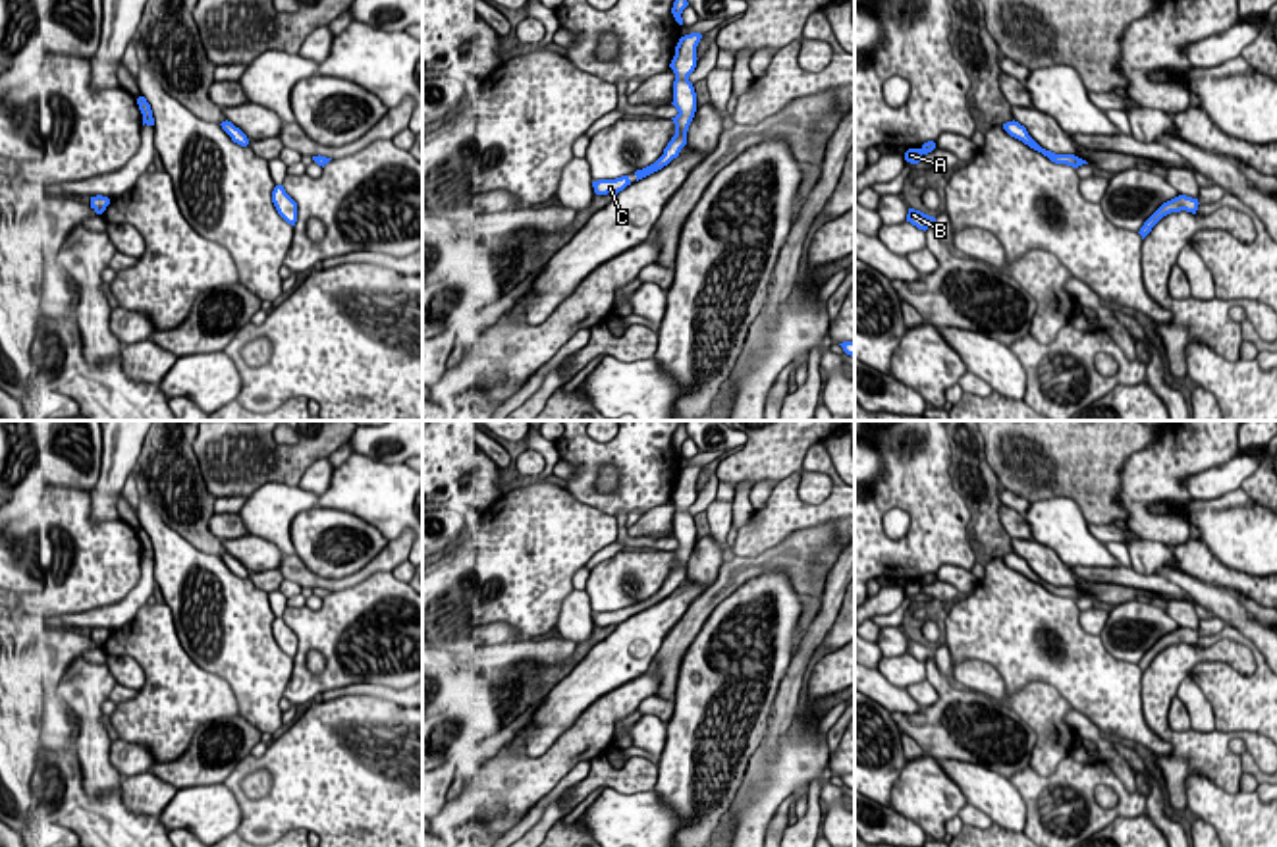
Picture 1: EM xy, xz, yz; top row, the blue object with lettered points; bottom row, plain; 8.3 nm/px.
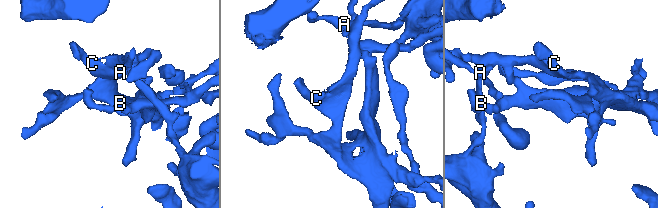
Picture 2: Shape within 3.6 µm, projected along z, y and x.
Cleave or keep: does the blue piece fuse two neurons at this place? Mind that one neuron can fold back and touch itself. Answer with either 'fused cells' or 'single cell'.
fused cells

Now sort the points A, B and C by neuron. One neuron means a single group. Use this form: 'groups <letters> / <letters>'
groups A / B C

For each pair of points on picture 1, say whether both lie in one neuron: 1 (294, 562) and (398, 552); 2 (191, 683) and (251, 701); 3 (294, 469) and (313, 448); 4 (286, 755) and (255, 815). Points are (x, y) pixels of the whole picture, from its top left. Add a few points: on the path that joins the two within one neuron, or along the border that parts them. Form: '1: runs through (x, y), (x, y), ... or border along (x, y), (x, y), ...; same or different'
1: runs through (319, 581), (344, 583), (371, 568); same
2: border along (201, 668), (228, 683), (240, 712); different
3: runs through (298, 464), (307, 454); same
4: runs through (286, 770), (286, 786), (271, 801); same

